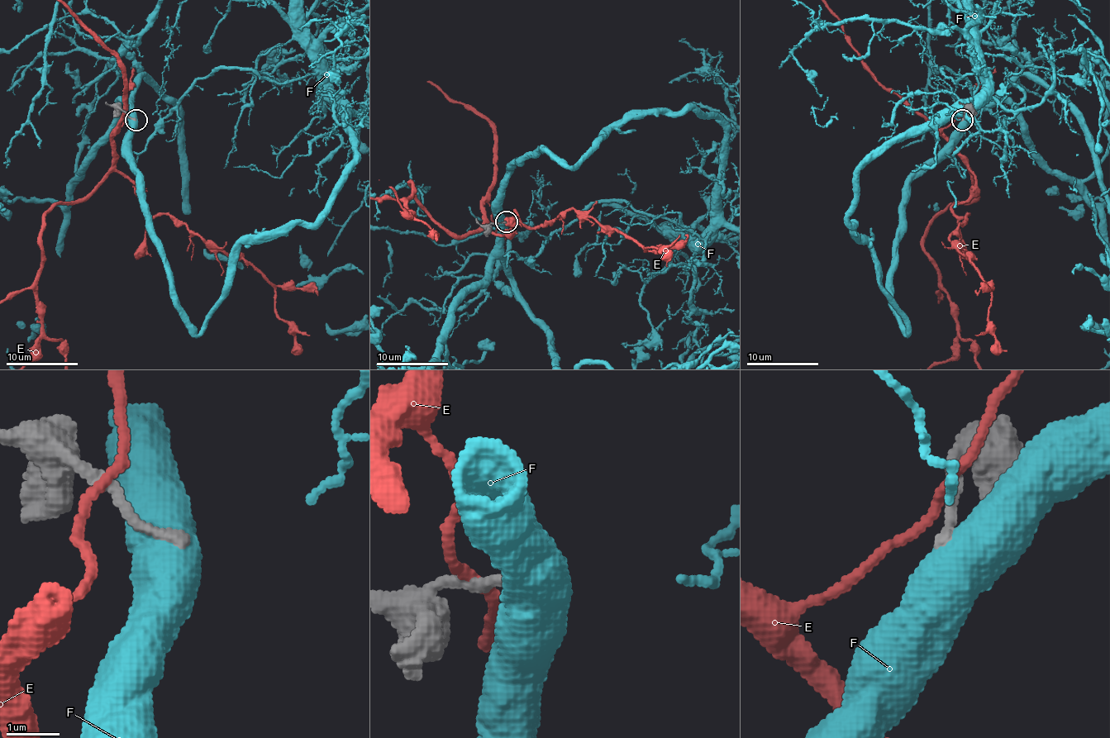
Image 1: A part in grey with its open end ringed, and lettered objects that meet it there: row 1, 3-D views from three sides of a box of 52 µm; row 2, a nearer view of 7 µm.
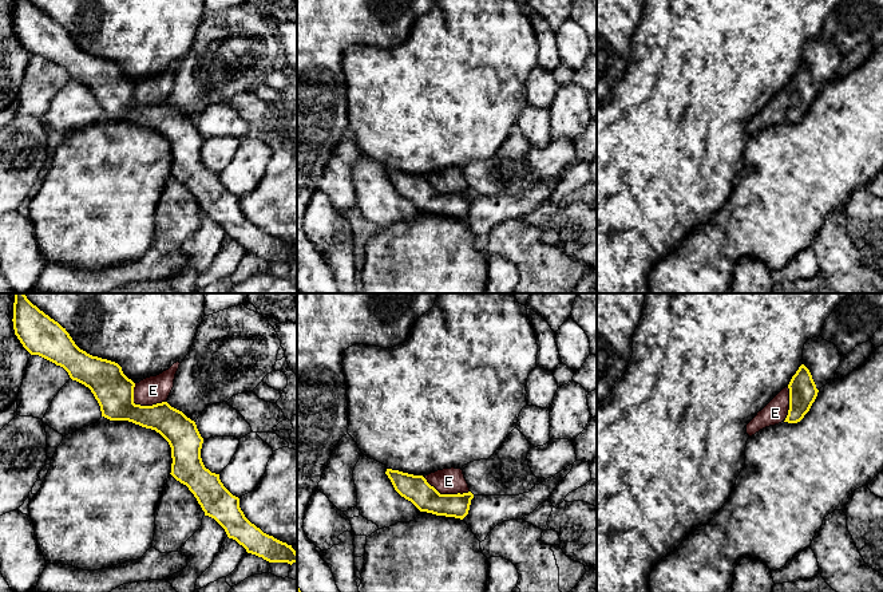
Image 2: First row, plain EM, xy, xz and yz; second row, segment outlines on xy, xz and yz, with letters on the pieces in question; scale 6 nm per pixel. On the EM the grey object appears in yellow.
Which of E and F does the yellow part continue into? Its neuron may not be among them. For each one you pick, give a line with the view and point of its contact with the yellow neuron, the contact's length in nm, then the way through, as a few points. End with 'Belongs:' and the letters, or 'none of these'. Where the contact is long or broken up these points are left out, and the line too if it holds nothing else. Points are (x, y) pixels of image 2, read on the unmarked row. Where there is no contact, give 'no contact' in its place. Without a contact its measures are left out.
Belongs: none of these

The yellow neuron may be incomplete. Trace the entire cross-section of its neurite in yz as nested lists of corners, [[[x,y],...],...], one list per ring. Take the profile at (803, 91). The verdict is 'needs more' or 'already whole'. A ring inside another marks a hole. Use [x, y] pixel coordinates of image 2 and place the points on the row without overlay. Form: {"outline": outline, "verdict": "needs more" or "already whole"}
{"outline": [[[801,64],[792,76],[789,84],[789,110],[784,122],[797,123],[809,111],[819,90],[812,79],[809,70]]], "verdict": "already whole"}

